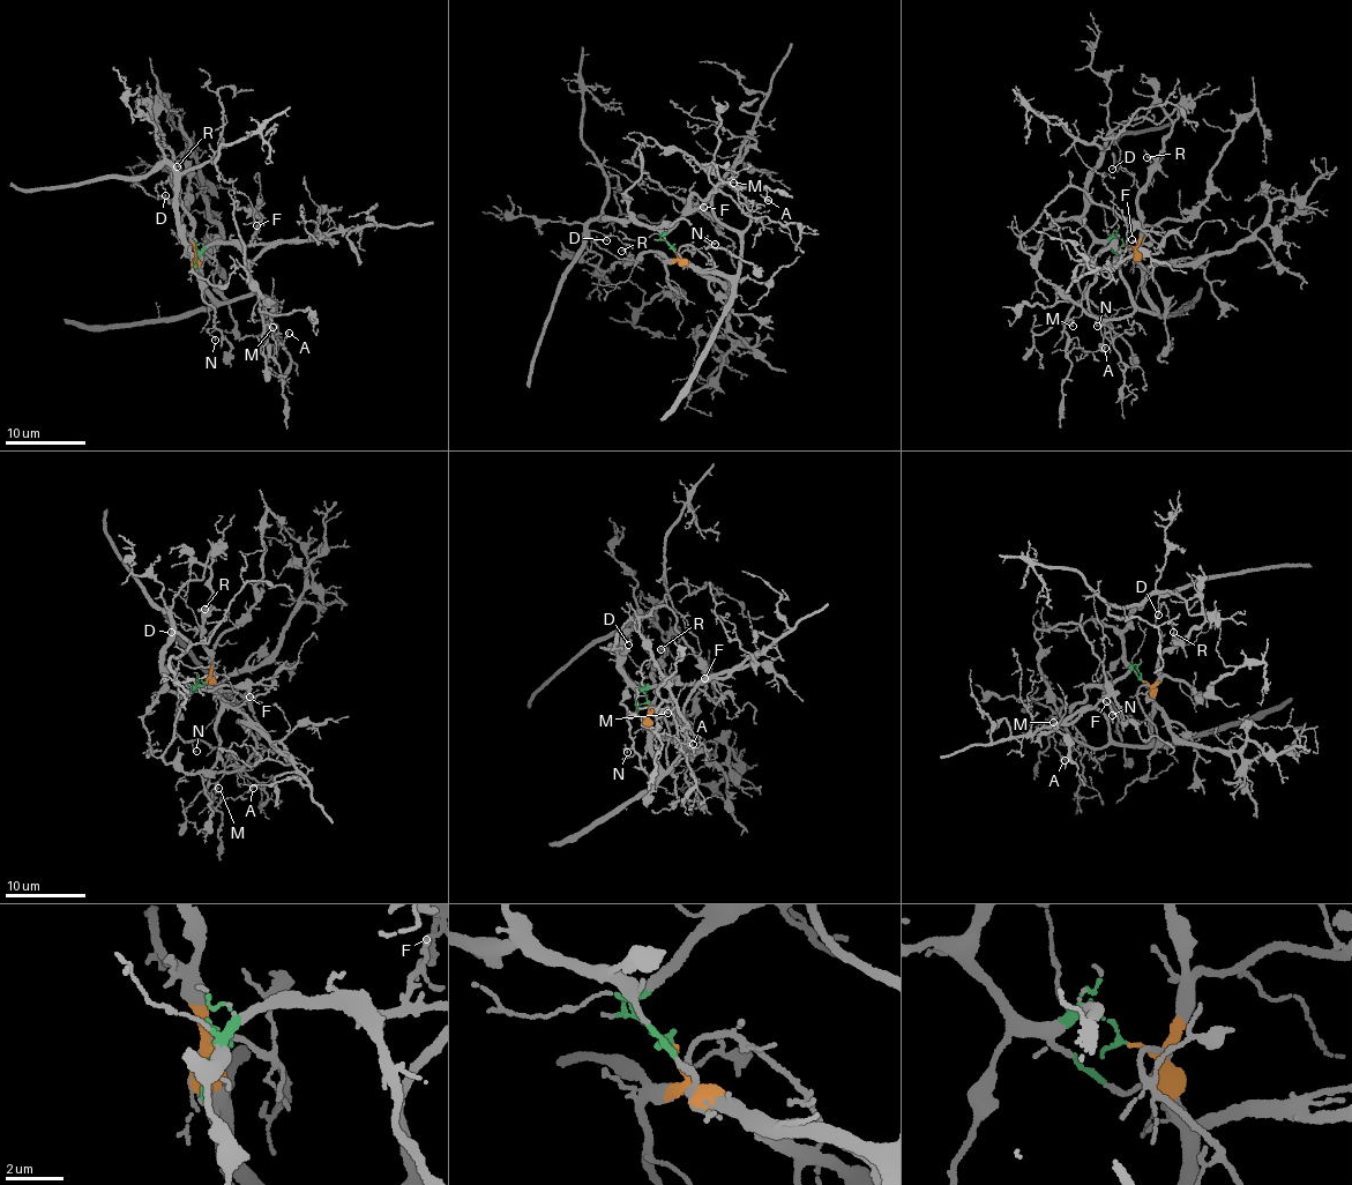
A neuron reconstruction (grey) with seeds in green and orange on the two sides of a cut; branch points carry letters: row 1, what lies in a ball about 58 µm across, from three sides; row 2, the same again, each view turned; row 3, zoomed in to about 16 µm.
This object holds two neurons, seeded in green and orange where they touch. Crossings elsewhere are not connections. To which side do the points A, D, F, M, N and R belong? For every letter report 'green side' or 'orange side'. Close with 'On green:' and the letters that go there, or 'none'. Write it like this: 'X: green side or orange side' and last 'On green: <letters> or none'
A: green side
D: orange side
F: green side
M: green side
N: green side
R: orange side
On green: A, F, M, N

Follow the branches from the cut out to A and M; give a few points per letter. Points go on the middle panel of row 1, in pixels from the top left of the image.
A: (674, 247), (663, 238), (686, 213), (687, 201), (694, 194), (703, 200), (717, 186), (730, 183), (769, 200)
M: (674, 247), (663, 238), (686, 213), (687, 201), (694, 194), (703, 200), (722, 184), (733, 181)

